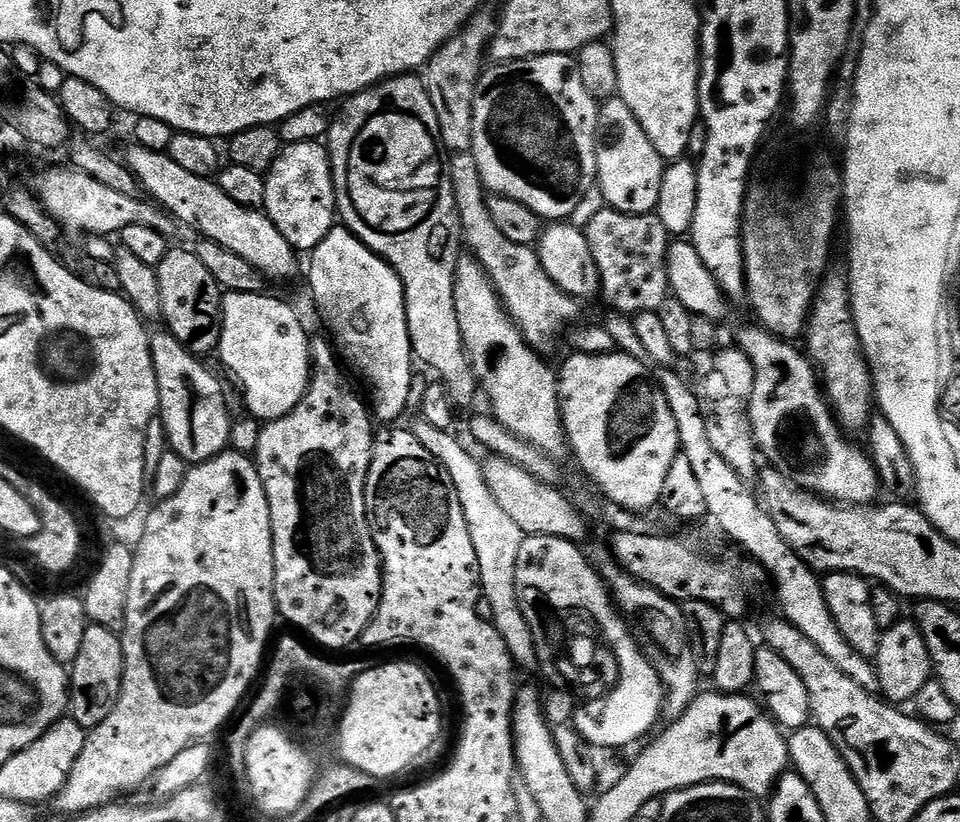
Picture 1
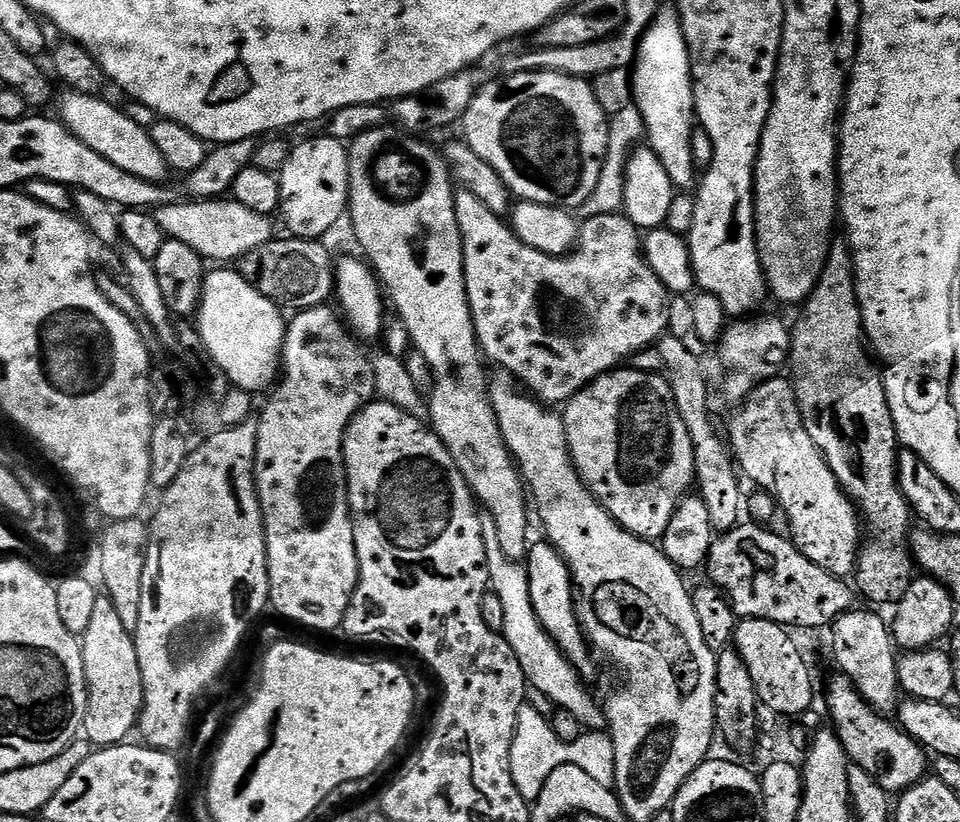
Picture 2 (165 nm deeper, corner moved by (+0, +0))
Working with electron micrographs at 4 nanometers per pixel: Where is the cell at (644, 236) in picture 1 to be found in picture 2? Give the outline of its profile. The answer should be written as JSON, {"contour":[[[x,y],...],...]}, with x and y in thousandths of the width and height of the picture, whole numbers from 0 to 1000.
{"contour":[[[479,229],[475,234],[473,260],[477,265],[477,280],[481,285],[485,358],[488,359],[490,382],[494,392],[496,414],[500,418],[501,429],[511,442],[514,438],[518,443],[516,445],[518,449],[536,457],[539,464],[559,487],[572,494],[591,491],[610,468],[619,466],[622,460],[631,456],[632,453],[645,449],[651,440],[657,439],[659,433],[665,432],[669,425],[680,422],[688,410],[696,404],[696,388],[698,387],[696,349],[689,343],[685,333],[681,333],[681,328],[676,324],[669,300],[668,279],[664,277],[661,273],[657,273],[653,263],[636,258],[630,263],[611,264],[603,274],[603,293],[599,303],[588,311],[574,311],[573,309],[563,308],[556,299],[550,299],[548,294],[542,293],[533,277],[522,264],[510,260],[510,254],[502,246],[498,246],[498,241],[494,241],[494,236],[490,236],[490,231]]]}

